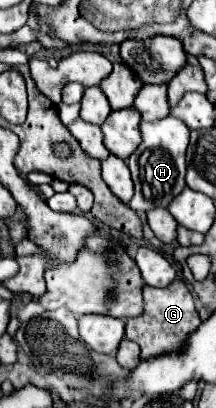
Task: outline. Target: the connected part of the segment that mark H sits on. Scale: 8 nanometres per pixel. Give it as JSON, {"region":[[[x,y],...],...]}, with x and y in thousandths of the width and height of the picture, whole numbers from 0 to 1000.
{"region":[[[773,284],[727,299],[653,299],[662,348],[644,363],[597,382],[588,407],[620,449],[620,475],[597,495],[606,515],[708,515],[708,510],[773,510],[782,495],[847,471],[856,451],[856,417],[866,417],[866,348],[875,348],[875,314],[801,284]]]}

